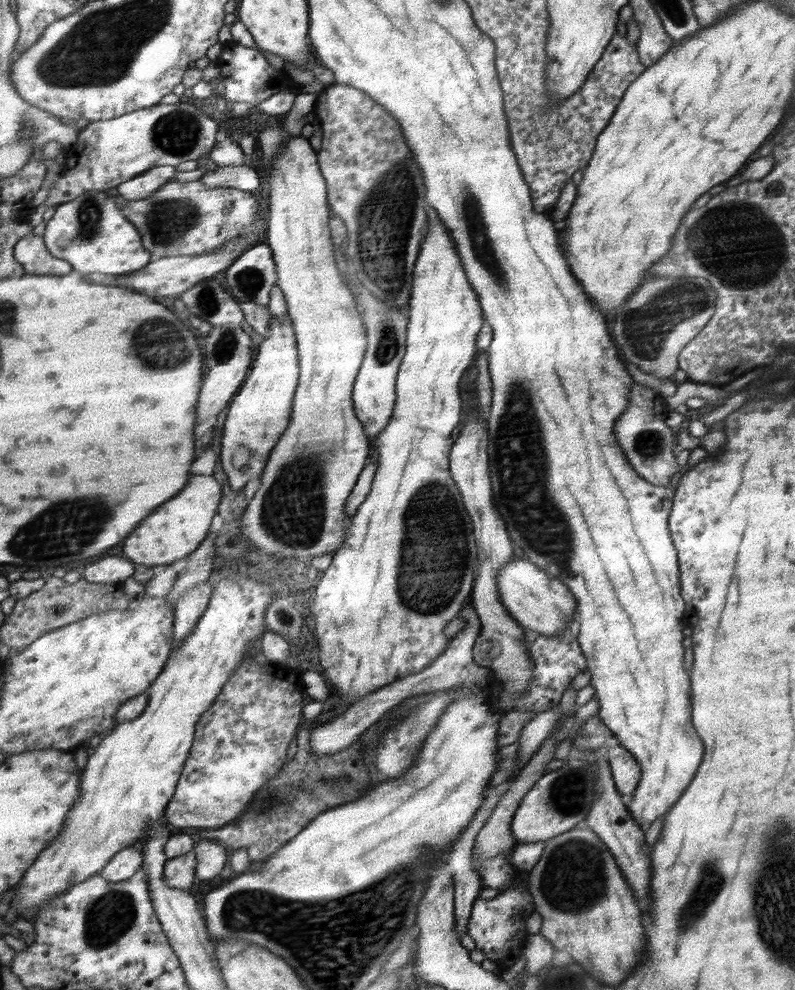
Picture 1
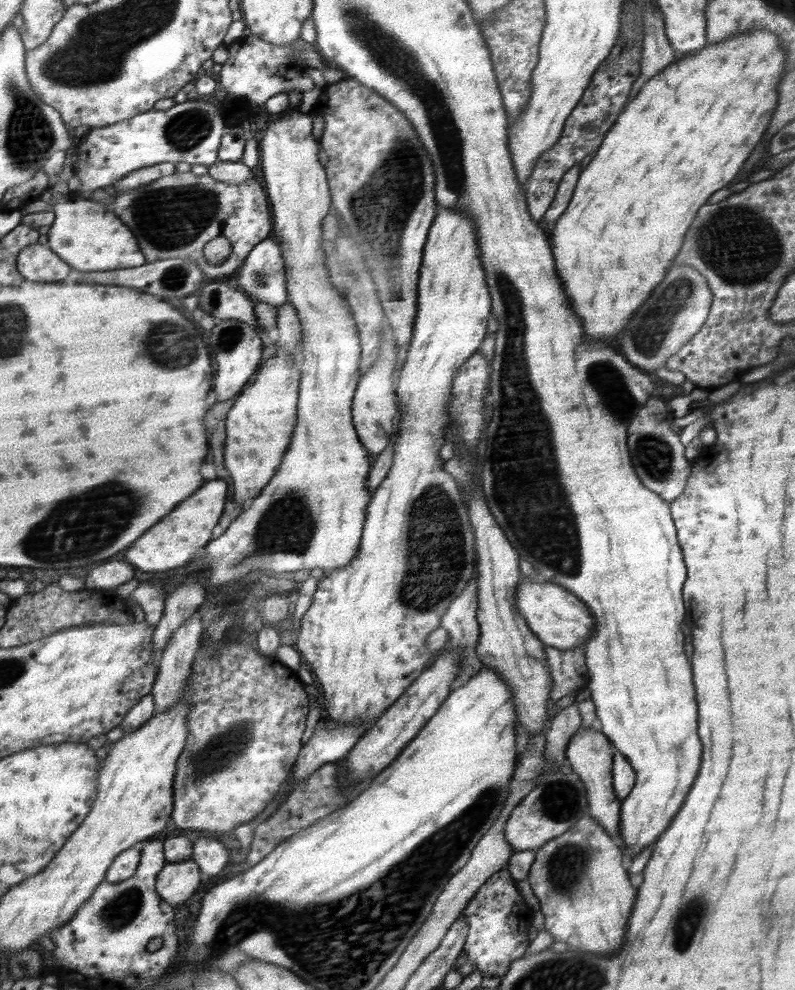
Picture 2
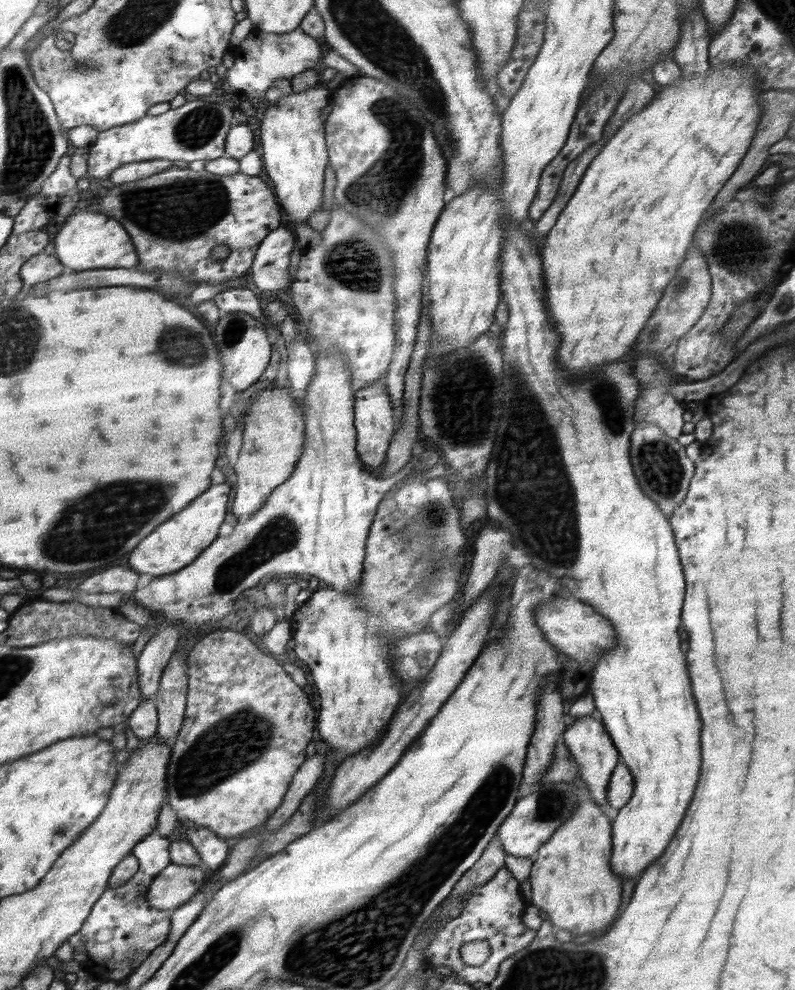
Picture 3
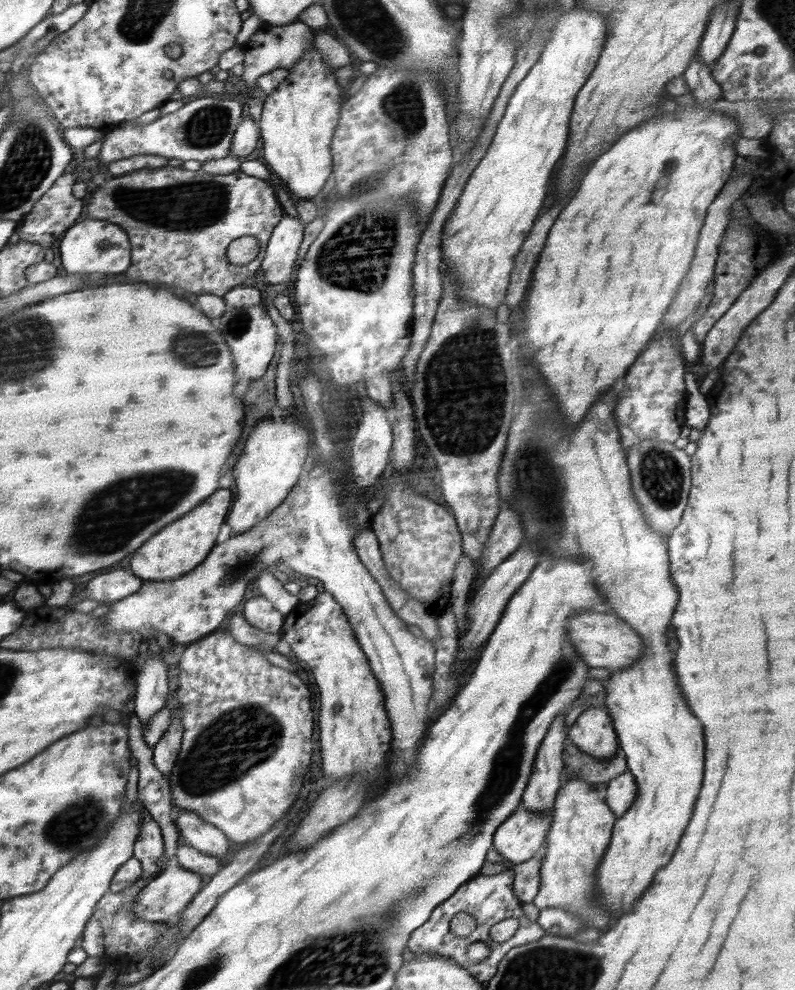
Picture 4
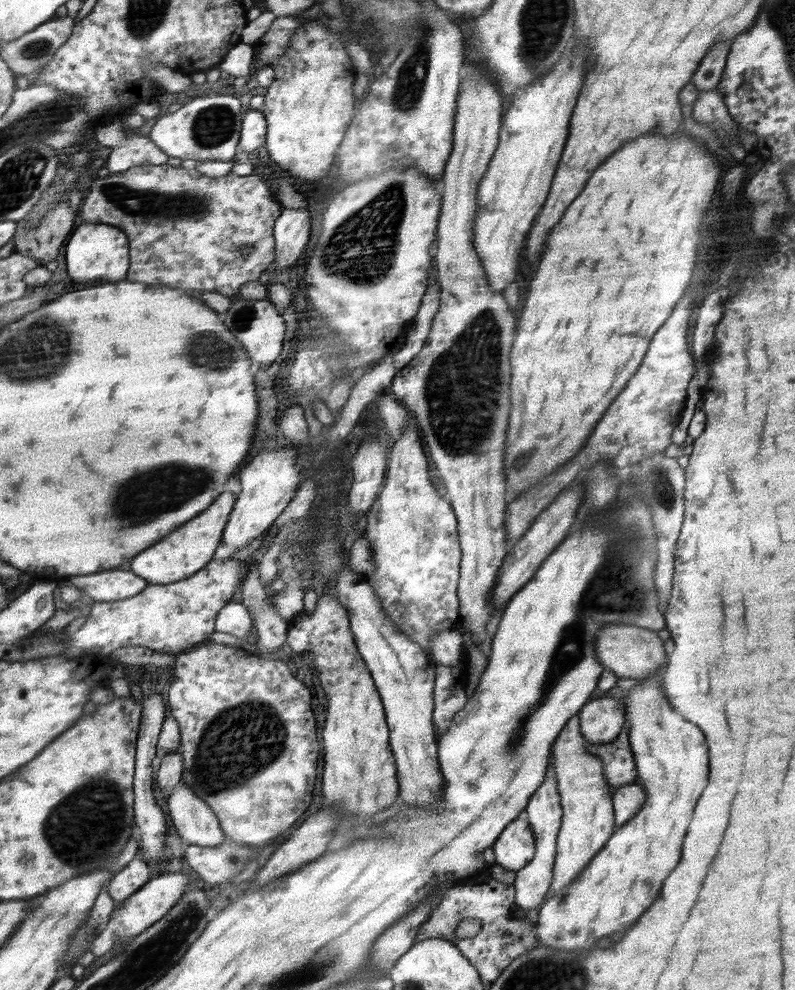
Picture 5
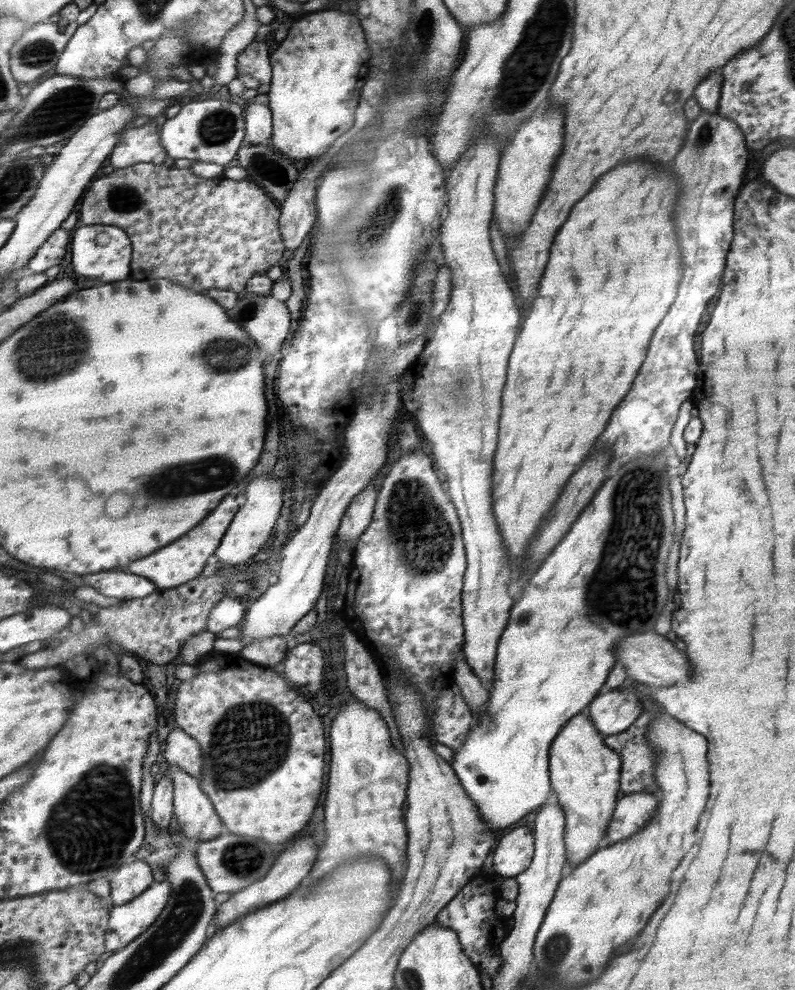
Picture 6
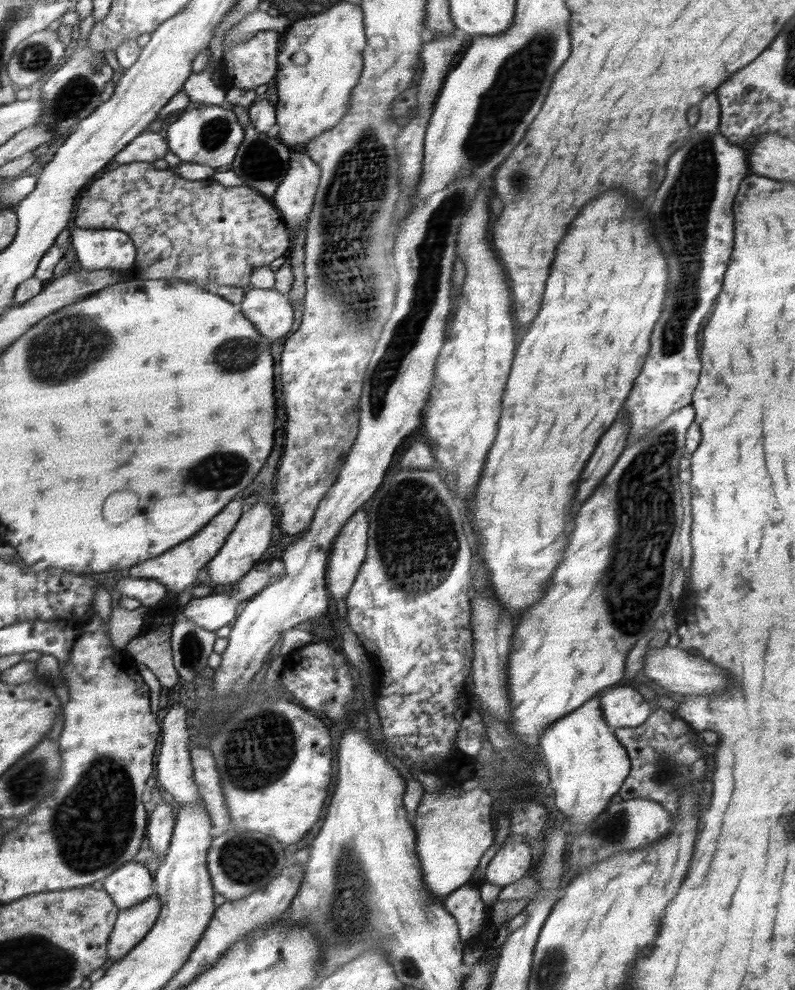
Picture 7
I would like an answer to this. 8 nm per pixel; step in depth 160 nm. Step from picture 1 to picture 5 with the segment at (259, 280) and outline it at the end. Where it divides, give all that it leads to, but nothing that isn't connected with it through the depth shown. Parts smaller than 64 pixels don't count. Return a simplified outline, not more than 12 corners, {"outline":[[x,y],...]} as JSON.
{"outline":[[302,209],[285,210],[274,228],[274,271],[291,270],[310,236]]}

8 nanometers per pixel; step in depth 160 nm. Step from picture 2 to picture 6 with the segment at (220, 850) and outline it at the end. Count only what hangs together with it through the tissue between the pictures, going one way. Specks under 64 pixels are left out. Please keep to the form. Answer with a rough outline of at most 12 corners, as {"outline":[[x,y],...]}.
{"outline":[[168,766],[173,811],[188,840],[223,834],[200,780]]}

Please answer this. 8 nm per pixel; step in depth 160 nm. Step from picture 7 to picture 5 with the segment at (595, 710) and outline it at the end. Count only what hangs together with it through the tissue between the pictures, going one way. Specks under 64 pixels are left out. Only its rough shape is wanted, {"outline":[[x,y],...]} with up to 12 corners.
{"outline":[[573,717],[552,749],[563,820],[548,896],[614,832],[603,762]]}

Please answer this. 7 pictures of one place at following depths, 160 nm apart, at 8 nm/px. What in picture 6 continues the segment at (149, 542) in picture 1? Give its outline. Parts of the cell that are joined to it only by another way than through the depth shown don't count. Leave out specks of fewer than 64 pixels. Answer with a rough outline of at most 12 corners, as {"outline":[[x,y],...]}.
{"outline":[[244,496],[128,572],[176,588],[208,570]]}

